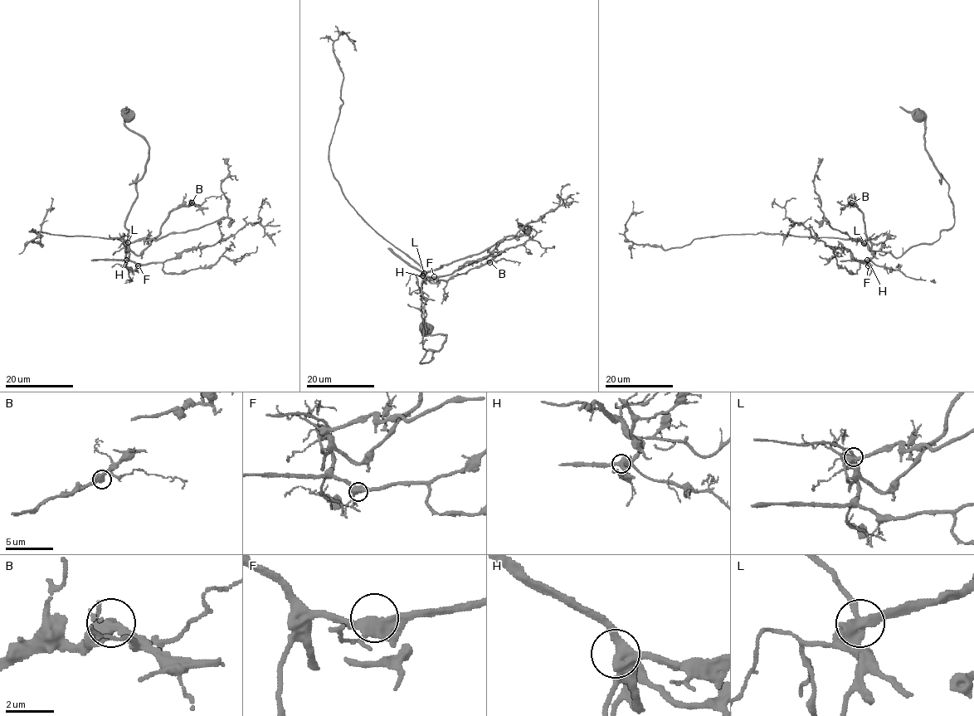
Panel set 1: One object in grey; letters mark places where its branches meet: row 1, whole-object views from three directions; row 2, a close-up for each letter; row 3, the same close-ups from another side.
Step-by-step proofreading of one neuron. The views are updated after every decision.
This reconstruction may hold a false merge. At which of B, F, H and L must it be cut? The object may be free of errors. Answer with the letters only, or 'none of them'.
none of them

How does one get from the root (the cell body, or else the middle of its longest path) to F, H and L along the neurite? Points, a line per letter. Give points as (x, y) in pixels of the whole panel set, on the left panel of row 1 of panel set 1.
F: (127, 116), (124, 124), (148, 146), (125, 221), (125, 257), (127, 250), (138, 265)
H: (127, 116), (124, 124), (148, 146), (148, 160), (136, 177), (137, 197), (125, 221), (130, 231), (126, 260)
L: (127, 116), (124, 124), (148, 146), (148, 160), (125, 221), (126, 257), (128, 242)

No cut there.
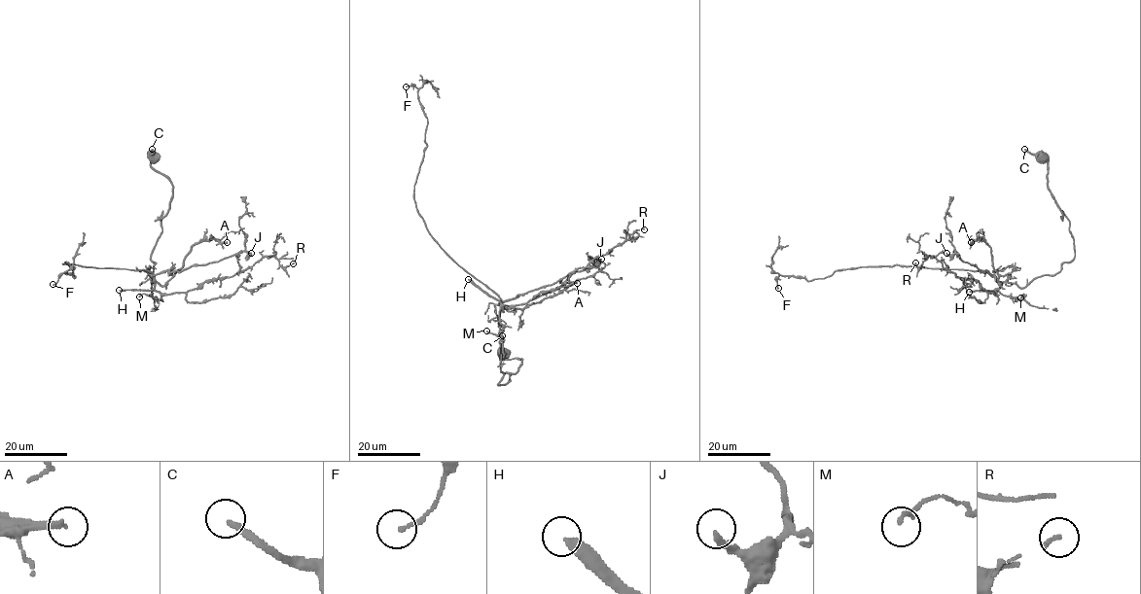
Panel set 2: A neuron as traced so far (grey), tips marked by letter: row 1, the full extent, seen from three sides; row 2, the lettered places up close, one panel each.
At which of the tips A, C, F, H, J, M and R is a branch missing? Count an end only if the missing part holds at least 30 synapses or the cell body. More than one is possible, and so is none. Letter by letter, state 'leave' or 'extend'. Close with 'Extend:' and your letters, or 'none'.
A: extend
C: leave
F: leave
H: extend
J: leave
M: leave
R: leave
Extend: A, H

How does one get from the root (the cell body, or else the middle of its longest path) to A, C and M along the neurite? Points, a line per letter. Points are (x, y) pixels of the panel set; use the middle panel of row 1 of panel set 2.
A: (503, 354), (500, 358), (521, 359), (521, 365), (506, 384), (498, 385), (503, 308), (524, 308), (577, 283)
C: (503, 354), (502, 335)
M: (503, 354), (521, 365), (498, 385), (501, 308), (502, 331), (486, 331)

